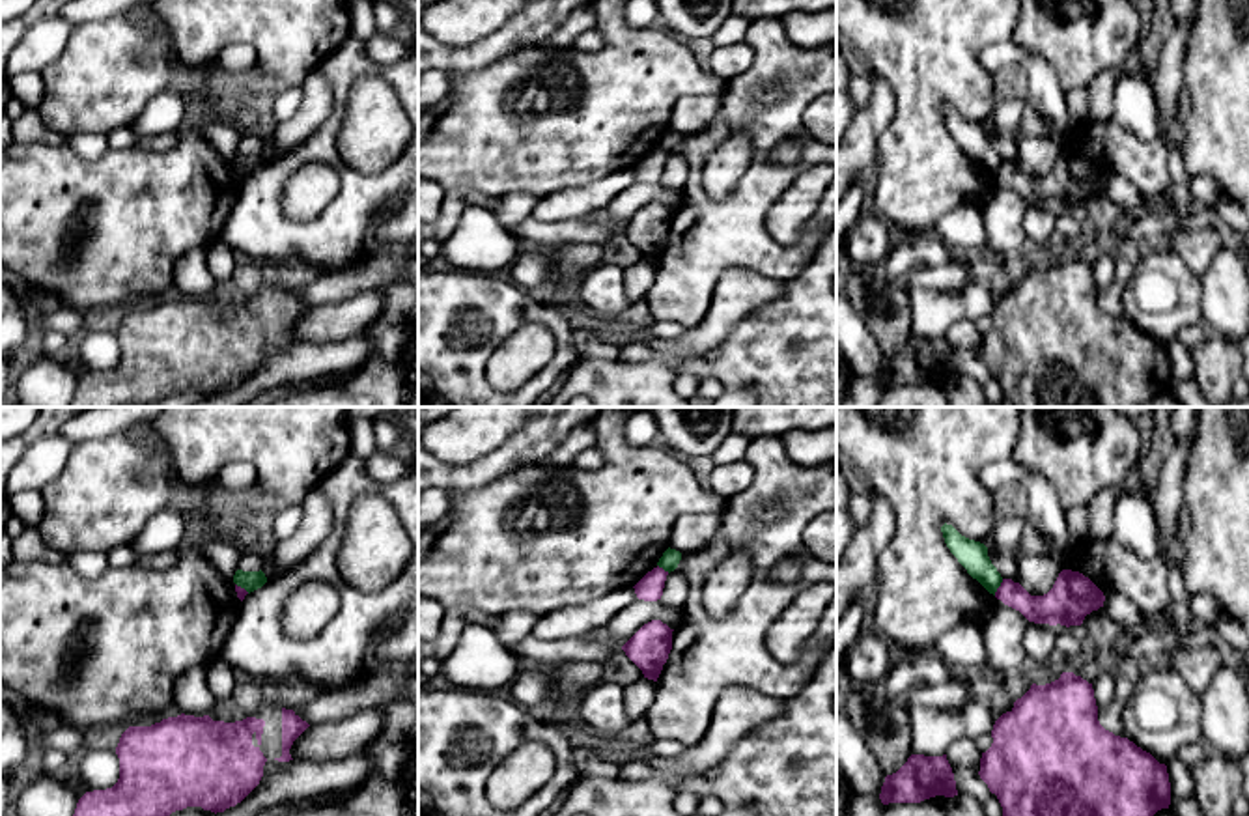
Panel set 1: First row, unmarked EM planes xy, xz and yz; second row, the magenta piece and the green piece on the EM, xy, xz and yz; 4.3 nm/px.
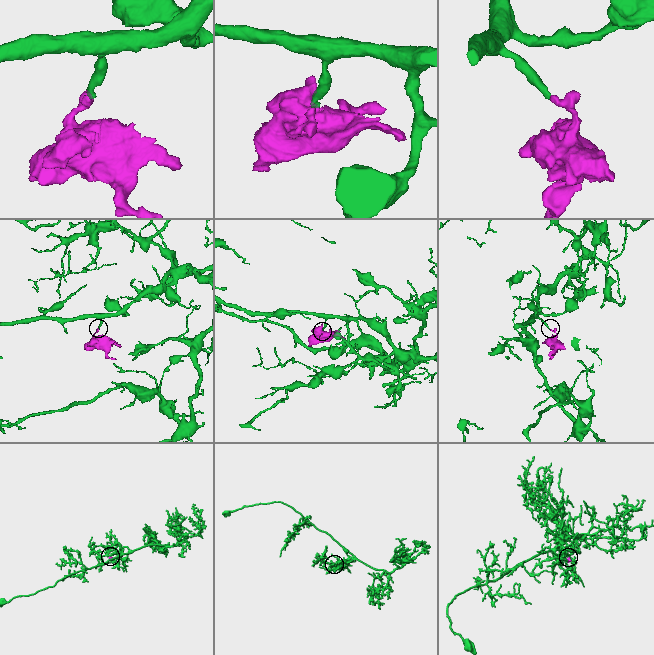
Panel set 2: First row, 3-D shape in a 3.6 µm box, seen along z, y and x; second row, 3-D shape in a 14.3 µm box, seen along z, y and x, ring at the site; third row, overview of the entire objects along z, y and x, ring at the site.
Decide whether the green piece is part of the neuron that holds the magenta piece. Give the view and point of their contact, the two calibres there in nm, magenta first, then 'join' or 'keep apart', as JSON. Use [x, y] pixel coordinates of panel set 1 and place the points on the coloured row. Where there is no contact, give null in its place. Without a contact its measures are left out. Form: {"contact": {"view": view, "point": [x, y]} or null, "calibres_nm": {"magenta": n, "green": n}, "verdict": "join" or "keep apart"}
{"contact": {"view": "yz", "point": [999, 587]}, "calibres_nm": {"magenta": 140, "green": 130}, "verdict": "keep apart"}

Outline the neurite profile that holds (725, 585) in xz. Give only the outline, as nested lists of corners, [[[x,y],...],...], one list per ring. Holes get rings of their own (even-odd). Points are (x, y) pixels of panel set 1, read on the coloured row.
[[[734,549],[715,566],[702,588],[702,603],[708,614],[723,618],[732,612],[754,577],[749,555]]]

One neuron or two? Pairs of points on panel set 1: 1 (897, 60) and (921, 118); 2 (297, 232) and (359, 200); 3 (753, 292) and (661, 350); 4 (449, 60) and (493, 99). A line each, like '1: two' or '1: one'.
1: one
2: one
3: one
4: two

